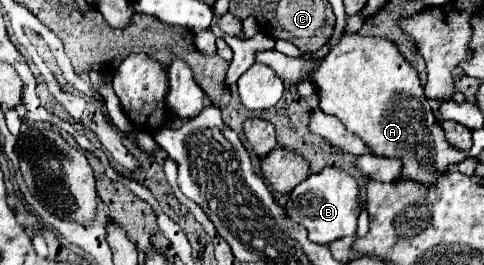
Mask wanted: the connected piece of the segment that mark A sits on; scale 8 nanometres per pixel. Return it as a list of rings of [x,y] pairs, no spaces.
[[[344,32],[338,44],[324,56],[320,68],[312,74],[310,80],[318,86],[318,98],[320,98],[318,106],[324,112],[336,116],[346,126],[348,132],[360,136],[372,154],[398,158],[402,162],[400,180],[412,180],[426,188],[434,188],[438,180],[448,172],[450,164],[456,164],[462,158],[466,158],[462,150],[452,148],[452,144],[446,140],[444,130],[440,128],[428,106],[416,70],[402,58],[398,48],[390,40],[370,38],[370,36],[364,38],[360,34]]]

